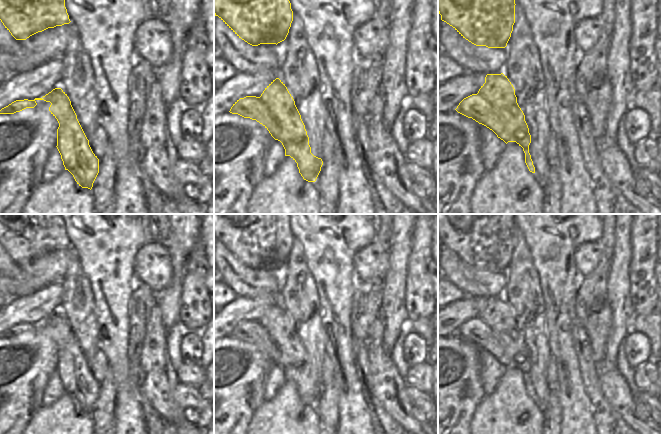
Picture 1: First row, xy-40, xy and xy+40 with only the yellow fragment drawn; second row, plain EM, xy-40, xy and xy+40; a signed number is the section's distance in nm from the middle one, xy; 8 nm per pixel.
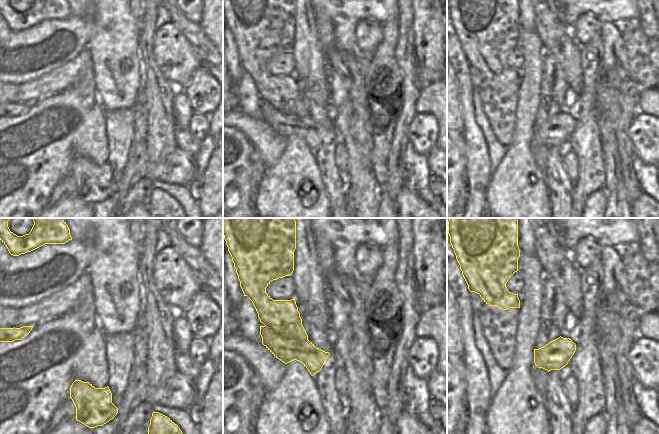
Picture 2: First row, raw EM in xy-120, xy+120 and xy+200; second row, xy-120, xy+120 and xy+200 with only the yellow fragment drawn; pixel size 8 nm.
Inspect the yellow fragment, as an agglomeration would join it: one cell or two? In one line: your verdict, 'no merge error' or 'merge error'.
merge error

